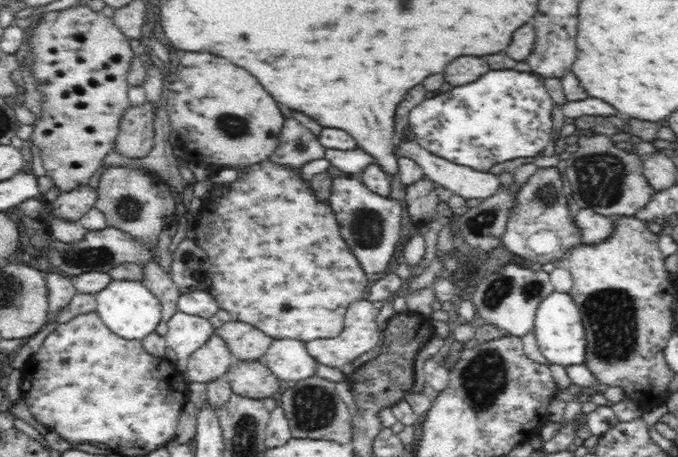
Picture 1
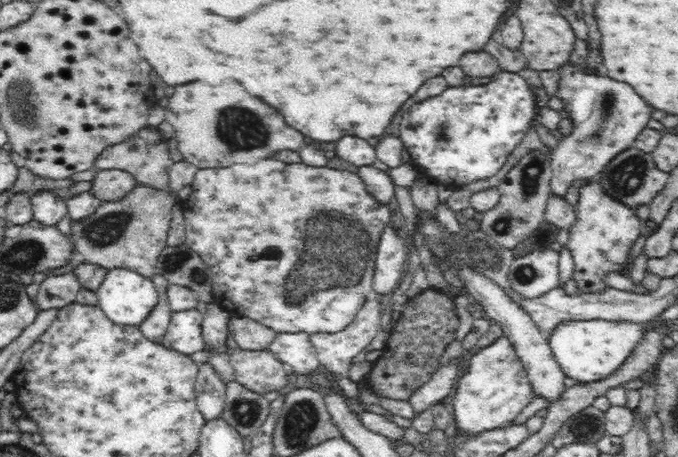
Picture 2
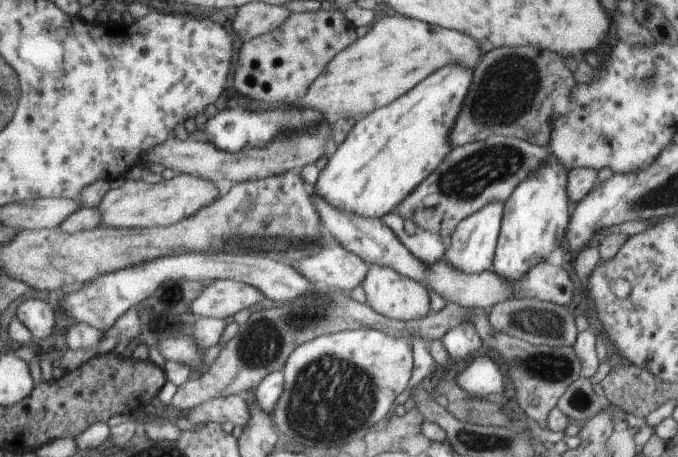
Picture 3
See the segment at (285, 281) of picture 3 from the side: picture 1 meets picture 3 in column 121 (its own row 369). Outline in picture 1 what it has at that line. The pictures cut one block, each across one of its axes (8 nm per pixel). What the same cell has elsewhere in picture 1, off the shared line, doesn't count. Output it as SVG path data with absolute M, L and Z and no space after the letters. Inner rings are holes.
M273 339L260 359L281 380L302 380L315 376L320 364L309 353L304 340Z

